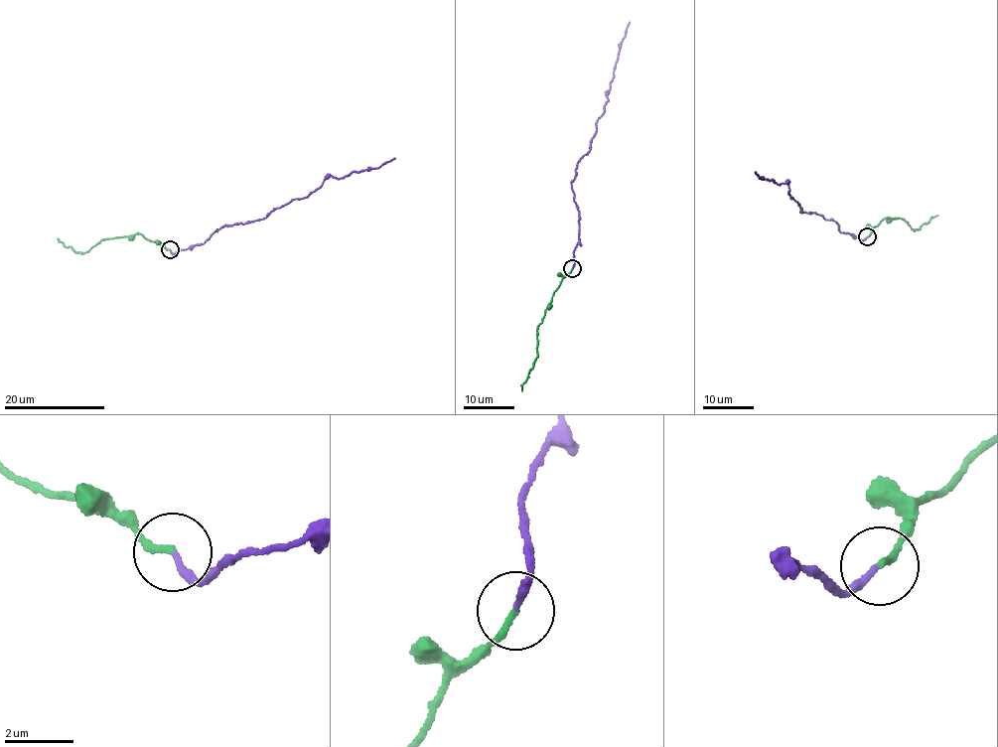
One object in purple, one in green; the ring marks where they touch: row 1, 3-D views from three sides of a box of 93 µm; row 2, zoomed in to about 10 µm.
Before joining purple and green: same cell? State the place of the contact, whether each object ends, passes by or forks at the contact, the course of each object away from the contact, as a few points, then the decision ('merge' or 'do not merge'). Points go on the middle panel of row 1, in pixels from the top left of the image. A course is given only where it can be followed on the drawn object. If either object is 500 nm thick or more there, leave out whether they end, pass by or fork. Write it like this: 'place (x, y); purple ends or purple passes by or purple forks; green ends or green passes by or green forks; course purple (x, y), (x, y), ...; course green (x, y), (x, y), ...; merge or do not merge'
place (572, 268); purple ends; green ends; course purple (572, 268), (579, 237), (579, 213), (572, 183), (577, 165), (588, 154), (597, 121), (602, 115), (630, 22); course green (572, 268), (563, 278), (538, 325), (537, 355), (521, 390); do not merge

